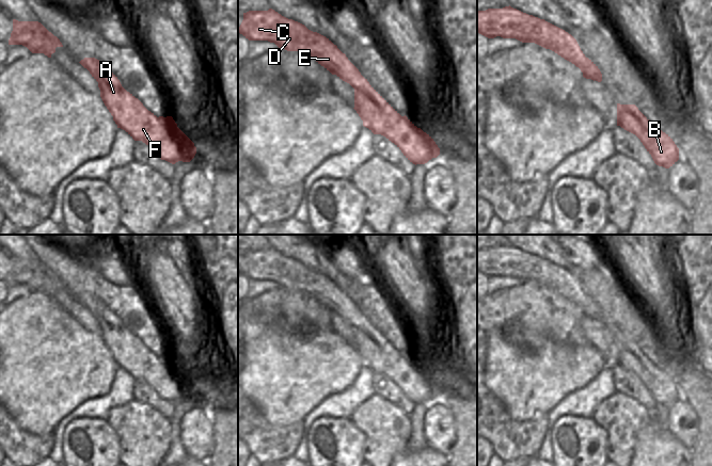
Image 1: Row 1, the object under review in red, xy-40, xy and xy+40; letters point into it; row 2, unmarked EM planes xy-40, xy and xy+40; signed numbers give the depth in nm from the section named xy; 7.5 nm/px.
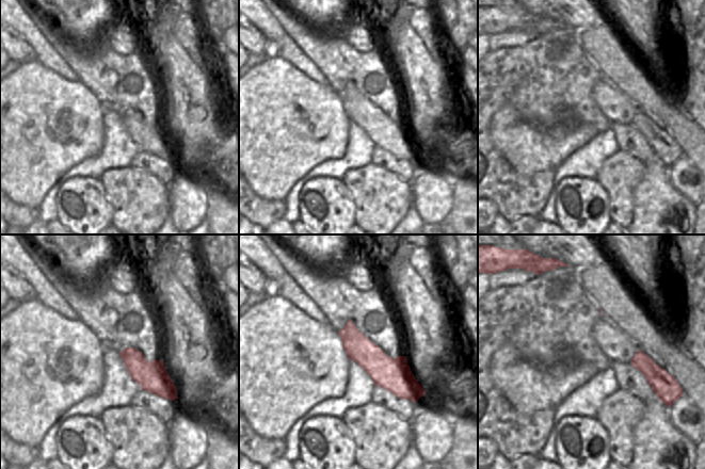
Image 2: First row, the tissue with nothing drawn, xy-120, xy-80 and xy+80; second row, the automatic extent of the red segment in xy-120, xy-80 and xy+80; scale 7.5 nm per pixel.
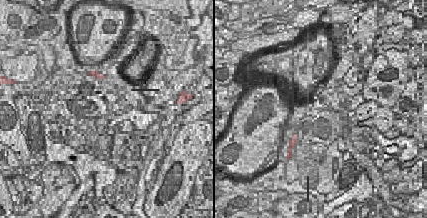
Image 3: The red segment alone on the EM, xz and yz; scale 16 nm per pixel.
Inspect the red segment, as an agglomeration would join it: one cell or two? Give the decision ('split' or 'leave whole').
leave whole

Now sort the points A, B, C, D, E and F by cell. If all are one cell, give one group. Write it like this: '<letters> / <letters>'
A B C D E F

